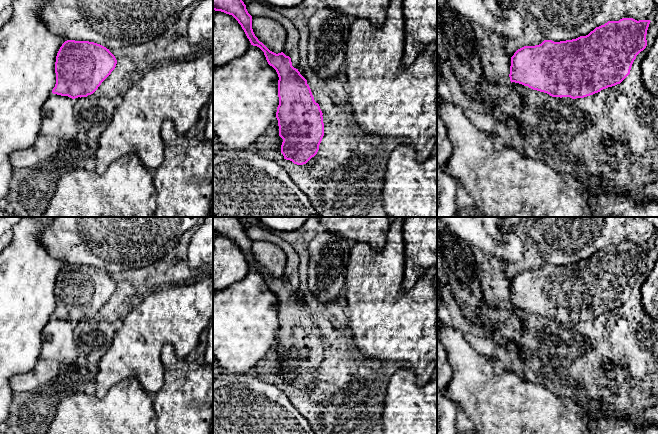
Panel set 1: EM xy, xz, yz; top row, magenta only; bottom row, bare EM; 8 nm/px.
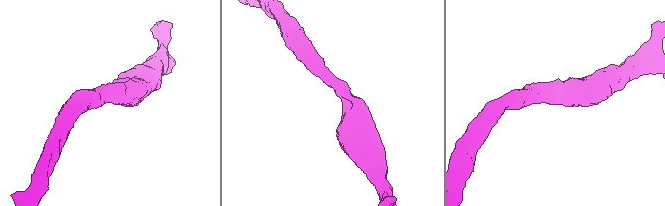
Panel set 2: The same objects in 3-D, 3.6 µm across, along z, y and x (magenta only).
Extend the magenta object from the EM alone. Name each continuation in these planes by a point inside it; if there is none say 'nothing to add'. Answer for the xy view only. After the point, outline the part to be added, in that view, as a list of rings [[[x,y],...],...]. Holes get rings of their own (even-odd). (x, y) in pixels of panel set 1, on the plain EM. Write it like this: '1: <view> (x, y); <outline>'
nothing to add

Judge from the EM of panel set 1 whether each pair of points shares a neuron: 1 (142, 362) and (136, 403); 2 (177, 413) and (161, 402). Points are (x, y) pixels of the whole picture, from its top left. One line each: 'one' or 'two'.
1: two
2: one

